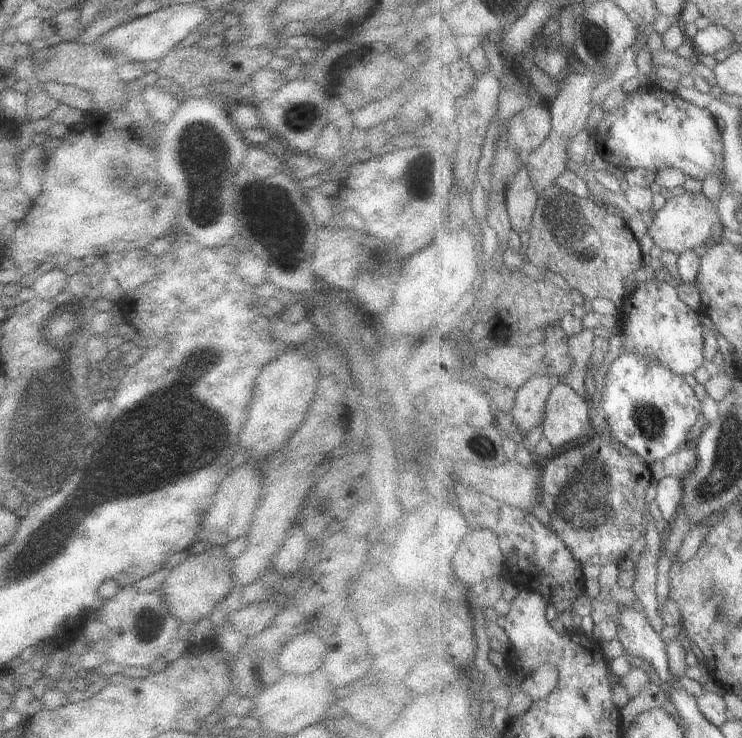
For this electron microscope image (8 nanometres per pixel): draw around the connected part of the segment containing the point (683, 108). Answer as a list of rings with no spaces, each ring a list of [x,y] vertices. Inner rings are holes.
[[[656,84],[640,87],[629,94],[621,107],[605,112],[603,120],[598,124],[596,138],[603,159],[622,170],[645,167],[657,172],[661,168],[675,167],[688,176],[704,180],[710,172],[717,171],[718,166],[726,166],[726,147],[718,128],[717,117],[709,109],[688,103],[675,92],[668,92]]]

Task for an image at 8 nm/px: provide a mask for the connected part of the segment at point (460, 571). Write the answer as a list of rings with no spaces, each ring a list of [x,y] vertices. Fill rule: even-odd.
[[[489,527],[474,529],[458,550],[456,574],[467,584],[480,584],[490,576],[502,574],[504,554],[499,535],[494,530]]]

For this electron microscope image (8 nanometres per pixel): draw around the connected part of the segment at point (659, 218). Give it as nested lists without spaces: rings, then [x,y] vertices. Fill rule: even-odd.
[[[685,192],[681,196],[671,197],[664,208],[655,214],[655,221],[649,235],[666,251],[682,255],[688,251],[705,250],[707,244],[715,241],[715,229],[721,222],[719,206],[704,192]]]

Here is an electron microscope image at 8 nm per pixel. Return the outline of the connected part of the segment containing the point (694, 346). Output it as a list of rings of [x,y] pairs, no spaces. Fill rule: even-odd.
[[[657,279],[640,283],[636,290],[621,304],[622,320],[626,340],[624,351],[638,355],[654,356],[681,376],[690,376],[703,367],[704,334],[708,329],[702,324],[702,317],[680,300],[677,288]]]

